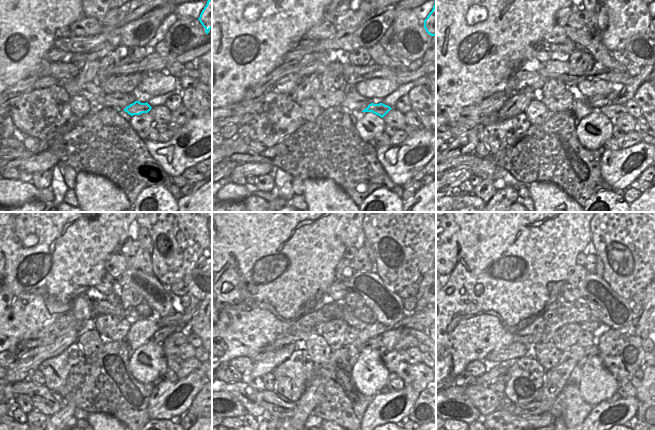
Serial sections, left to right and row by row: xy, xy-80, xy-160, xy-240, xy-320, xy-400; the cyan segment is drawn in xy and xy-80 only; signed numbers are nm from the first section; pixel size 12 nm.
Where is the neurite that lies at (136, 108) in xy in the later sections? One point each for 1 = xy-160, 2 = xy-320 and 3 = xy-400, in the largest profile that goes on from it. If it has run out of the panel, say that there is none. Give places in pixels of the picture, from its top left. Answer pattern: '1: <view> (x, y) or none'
1: xy-160 (611, 111)
2: xy-320 (394, 343)
3: xy-400 (621, 350)

